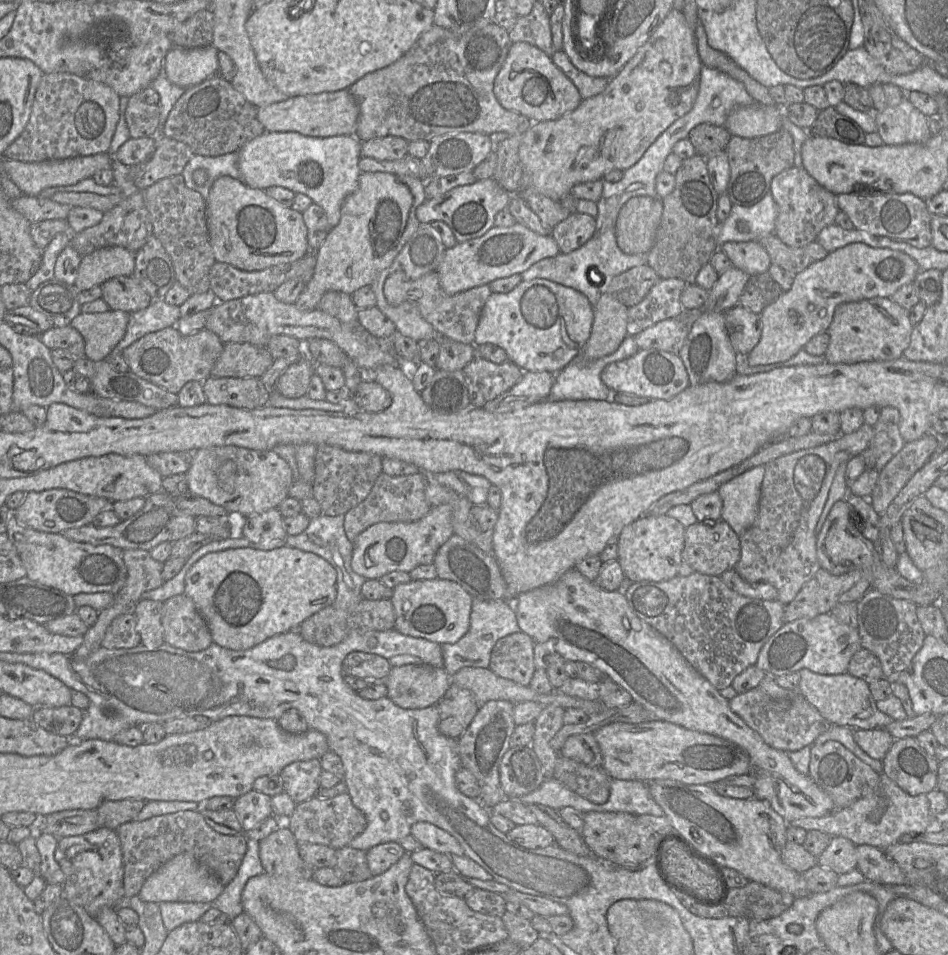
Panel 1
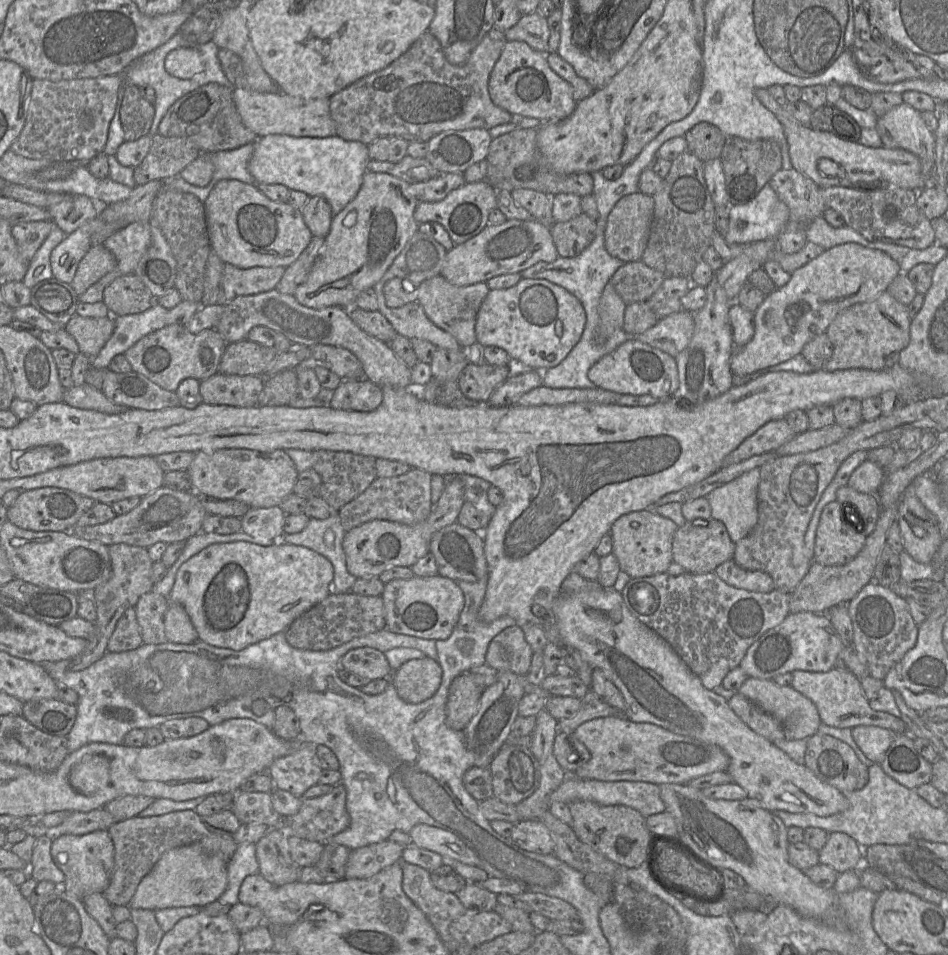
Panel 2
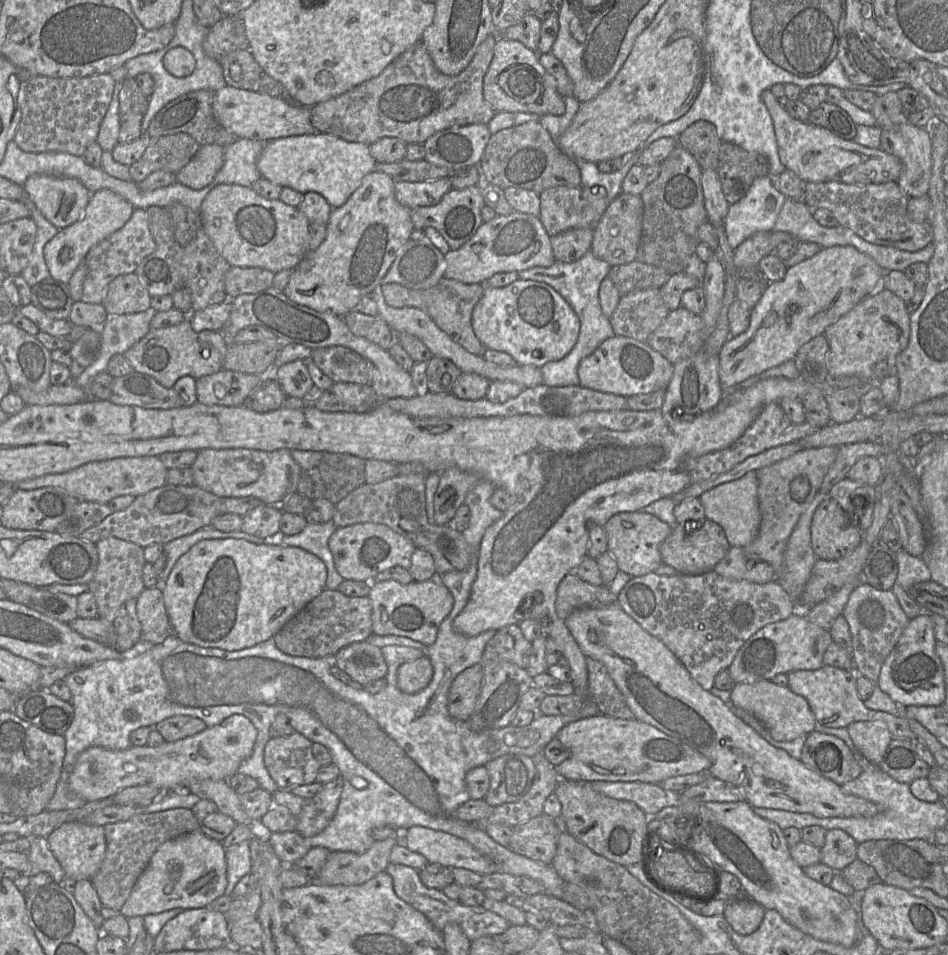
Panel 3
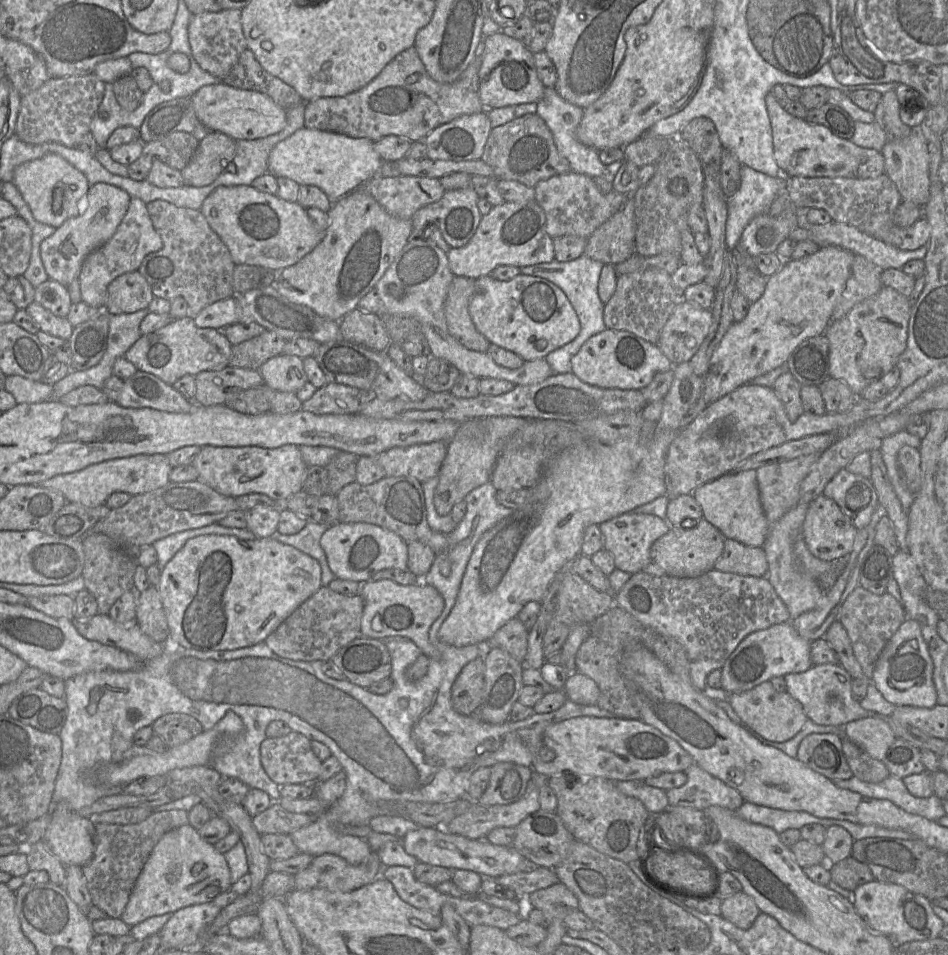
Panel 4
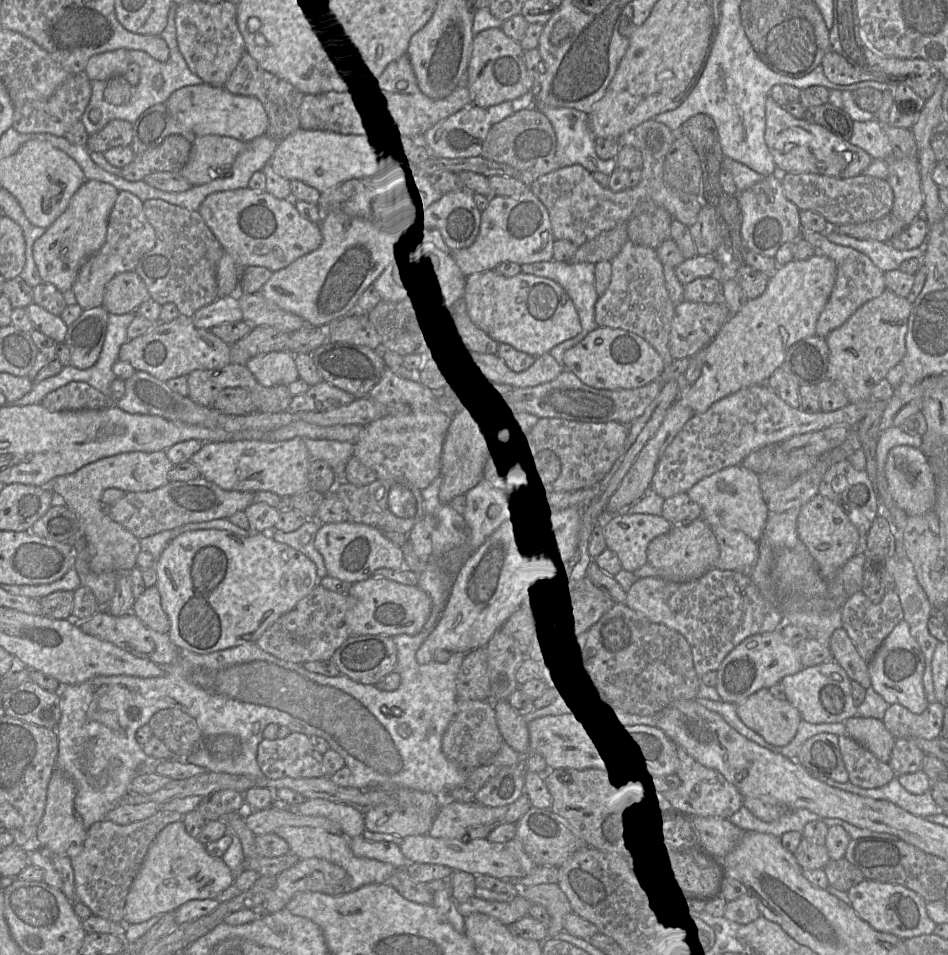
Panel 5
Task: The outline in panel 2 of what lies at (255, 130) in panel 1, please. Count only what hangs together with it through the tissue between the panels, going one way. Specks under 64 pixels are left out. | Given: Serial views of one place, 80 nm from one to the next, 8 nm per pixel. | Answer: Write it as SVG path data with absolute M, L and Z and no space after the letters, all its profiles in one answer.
M208 83L183 95L161 119L156 133L165 137L184 137L197 145L201 153L231 150L254 143L258 137L247 128L233 100L232 87Z

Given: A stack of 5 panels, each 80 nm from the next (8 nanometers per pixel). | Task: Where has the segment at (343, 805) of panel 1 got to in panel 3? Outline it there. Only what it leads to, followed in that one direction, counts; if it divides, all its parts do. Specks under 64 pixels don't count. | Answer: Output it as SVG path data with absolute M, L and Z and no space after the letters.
M339 776L330 782L322 784L320 790L312 798L306 799L301 813L297 816L298 823L295 831L304 838L315 836L323 831L335 815L343 792L343 785L343 780Z

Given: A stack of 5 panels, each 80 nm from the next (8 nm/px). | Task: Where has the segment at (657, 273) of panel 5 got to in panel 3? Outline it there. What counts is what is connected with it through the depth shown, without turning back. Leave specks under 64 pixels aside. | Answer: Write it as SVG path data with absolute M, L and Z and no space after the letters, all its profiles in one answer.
M658 288L639 289L620 297L609 321L615 336L647 342L669 312Z

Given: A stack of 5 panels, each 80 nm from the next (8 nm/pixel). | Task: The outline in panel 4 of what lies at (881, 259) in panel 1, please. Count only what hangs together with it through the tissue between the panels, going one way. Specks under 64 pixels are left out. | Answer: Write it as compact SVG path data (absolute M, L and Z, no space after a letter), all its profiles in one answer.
M824 246L821 247L817 252L809 256L803 257L798 260L784 260L784 264L781 269L766 279L766 286L763 295L754 303L751 303L748 309L746 317L740 322L733 322L725 335L723 336L718 347L713 352L707 373L703 376L703 398L707 404L712 403L728 393L734 391L738 387L749 383L754 378L763 375L771 370L784 366L788 357L793 352L793 350L805 339L815 337L818 335L823 335L828 326L831 323L831 315L836 302L843 292L846 282L851 274L851 267L854 259L854 254L848 250L839 248L837 246Z

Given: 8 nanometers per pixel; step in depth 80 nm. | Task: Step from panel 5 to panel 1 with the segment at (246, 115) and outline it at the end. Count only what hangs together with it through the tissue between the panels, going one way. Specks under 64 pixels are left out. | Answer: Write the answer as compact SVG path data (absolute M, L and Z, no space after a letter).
M343 89L334 92L289 97L284 101L258 108L257 118L265 132L297 132L311 137L355 135L359 108L354 98Z

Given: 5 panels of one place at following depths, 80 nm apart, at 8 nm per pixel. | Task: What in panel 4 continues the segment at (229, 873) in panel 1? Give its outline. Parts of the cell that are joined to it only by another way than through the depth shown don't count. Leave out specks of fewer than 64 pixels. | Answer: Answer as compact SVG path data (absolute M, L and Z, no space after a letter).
M170 810L153 812L145 820L128 825L96 822L96 845L92 859L83 865L92 905L104 911L109 918L120 918L153 848L170 830L189 823L188 812Z

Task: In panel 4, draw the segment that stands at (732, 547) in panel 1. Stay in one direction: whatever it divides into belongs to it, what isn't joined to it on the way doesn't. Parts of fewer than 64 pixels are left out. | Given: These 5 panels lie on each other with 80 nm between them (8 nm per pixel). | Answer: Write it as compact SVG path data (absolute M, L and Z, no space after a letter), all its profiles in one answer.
M703 517L699 520L685 519L681 527L671 527L669 532L657 539L651 546L652 562L661 567L666 575L679 578L695 578L714 569L724 550L724 535Z

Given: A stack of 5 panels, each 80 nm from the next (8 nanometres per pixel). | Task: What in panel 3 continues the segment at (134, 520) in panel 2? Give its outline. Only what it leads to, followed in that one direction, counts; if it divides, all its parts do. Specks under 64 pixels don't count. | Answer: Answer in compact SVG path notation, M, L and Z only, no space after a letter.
M165 484L146 494L135 497L134 501L124 510L112 512L99 524L82 532L79 537L84 541L97 543L98 541L114 537L125 540L145 548L152 544L166 544L176 538L191 534L199 529L211 526L215 517L221 514L221 497L203 490L196 485L173 486Z

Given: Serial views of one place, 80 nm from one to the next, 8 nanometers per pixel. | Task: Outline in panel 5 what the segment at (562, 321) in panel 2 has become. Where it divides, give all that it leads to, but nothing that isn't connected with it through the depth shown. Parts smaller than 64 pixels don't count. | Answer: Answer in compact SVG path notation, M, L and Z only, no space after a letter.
M492 270L463 275L459 309L485 336L534 357L549 353L554 346L576 337L582 329L573 301L559 284L549 278L521 272L512 277L503 277Z

